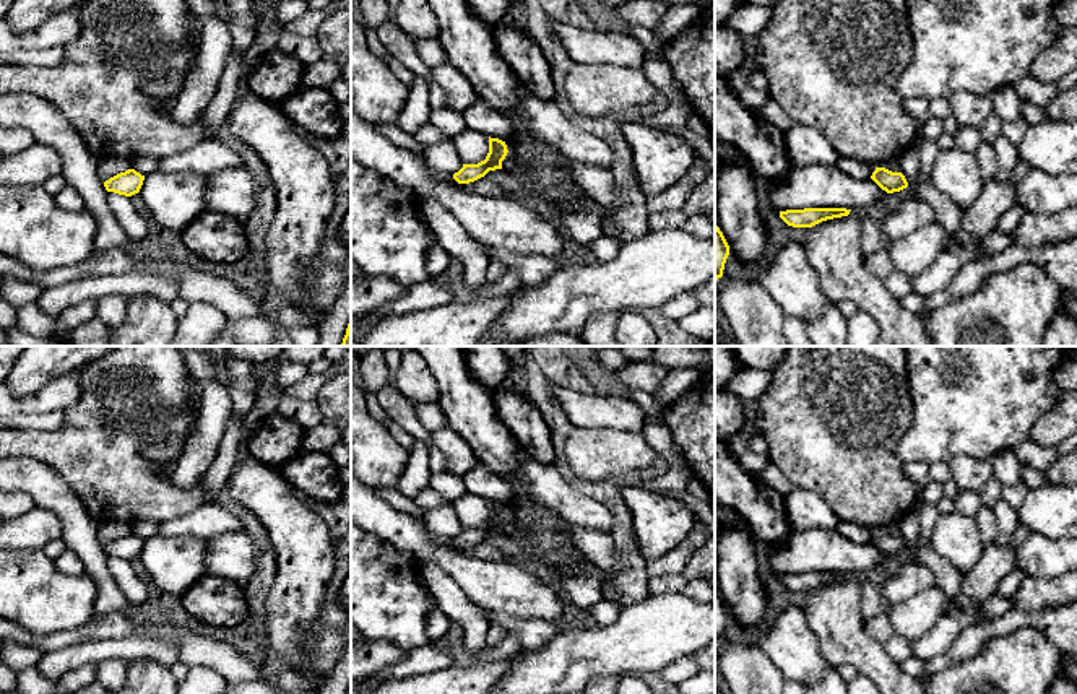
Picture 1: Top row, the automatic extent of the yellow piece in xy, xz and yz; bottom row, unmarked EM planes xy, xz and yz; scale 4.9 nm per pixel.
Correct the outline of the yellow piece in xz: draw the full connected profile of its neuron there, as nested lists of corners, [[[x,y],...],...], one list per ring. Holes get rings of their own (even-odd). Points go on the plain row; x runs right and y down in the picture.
[[[489,501],[489,517],[484,525],[478,528],[463,528],[463,531],[453,538],[458,548],[469,548],[484,541],[489,535],[502,533],[508,514],[505,505]]]

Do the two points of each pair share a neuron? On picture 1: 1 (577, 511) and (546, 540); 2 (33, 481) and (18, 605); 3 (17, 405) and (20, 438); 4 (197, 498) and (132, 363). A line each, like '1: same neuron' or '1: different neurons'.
1: different neurons
2: different neurons
3: different neurons
4: same neuron

